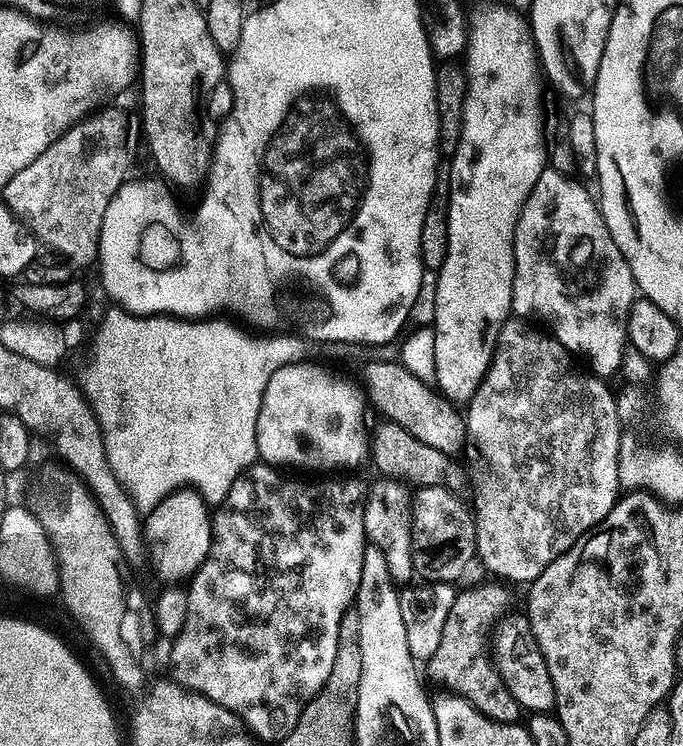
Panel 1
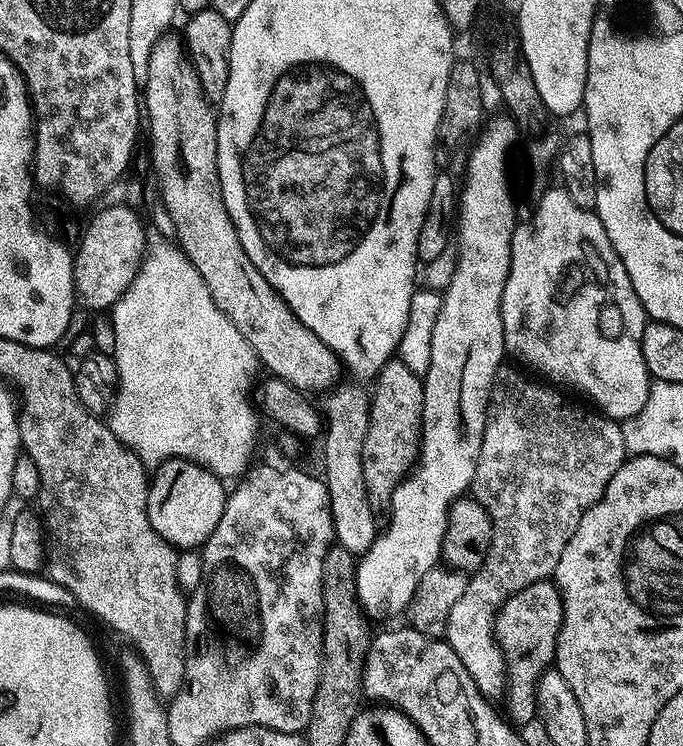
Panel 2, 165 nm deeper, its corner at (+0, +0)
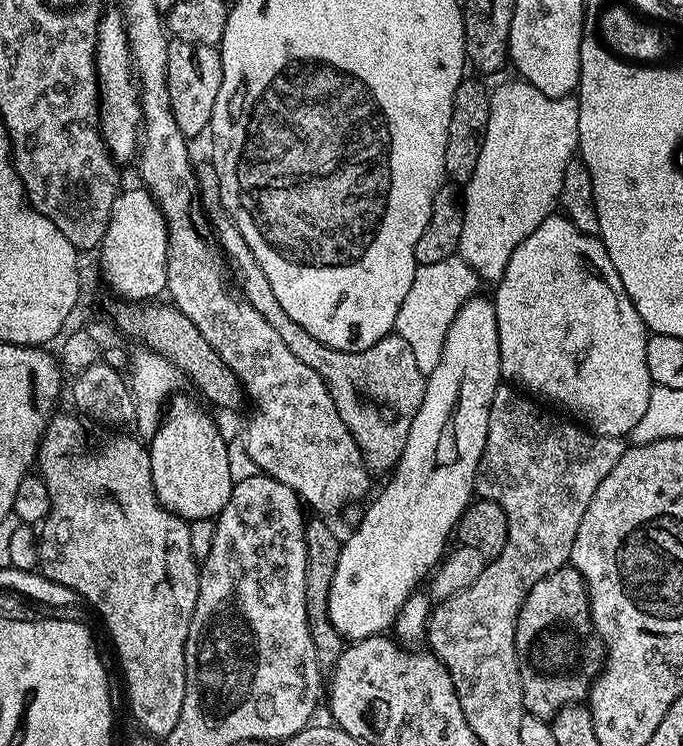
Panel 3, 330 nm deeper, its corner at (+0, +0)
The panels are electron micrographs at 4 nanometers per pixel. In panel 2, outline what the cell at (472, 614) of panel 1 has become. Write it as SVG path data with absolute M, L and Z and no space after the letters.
M551 579L539 580L516 592L501 605L496 614L494 635L504 656L506 673L506 716L513 725L519 726L537 719L536 683L540 675L555 661L556 639L562 626L564 608L560 591Z

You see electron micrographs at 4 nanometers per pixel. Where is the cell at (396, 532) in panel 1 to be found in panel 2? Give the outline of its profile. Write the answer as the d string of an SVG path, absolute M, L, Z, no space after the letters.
M399 358L388 361L375 381L376 393L370 396L370 419L366 430L366 442L362 442L362 478L366 478L366 498L377 514L384 514L392 507L394 490L412 471L420 455L420 430L424 426L424 382Z

